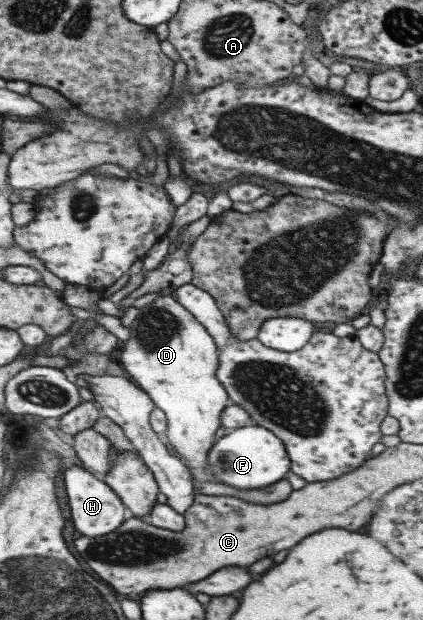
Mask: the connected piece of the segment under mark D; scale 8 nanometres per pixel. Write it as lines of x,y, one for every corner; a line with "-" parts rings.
172,290
158,295
152,303
140,309
140,314
129,327
130,338
120,353
120,363
128,372
129,379
147,393
155,407
166,417
165,437
172,444
188,469
206,469
206,457
216,444
216,432
220,429
221,414
230,403
228,392
217,379
219,369
219,352
208,330
174,298

